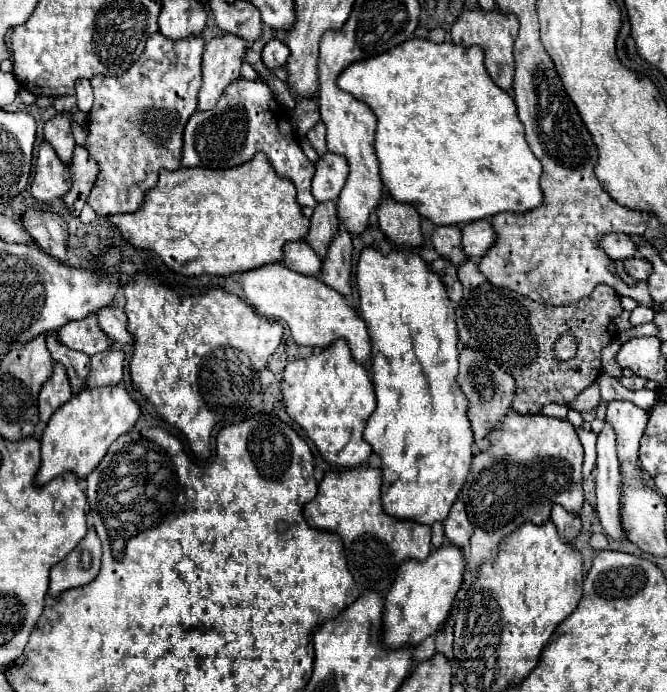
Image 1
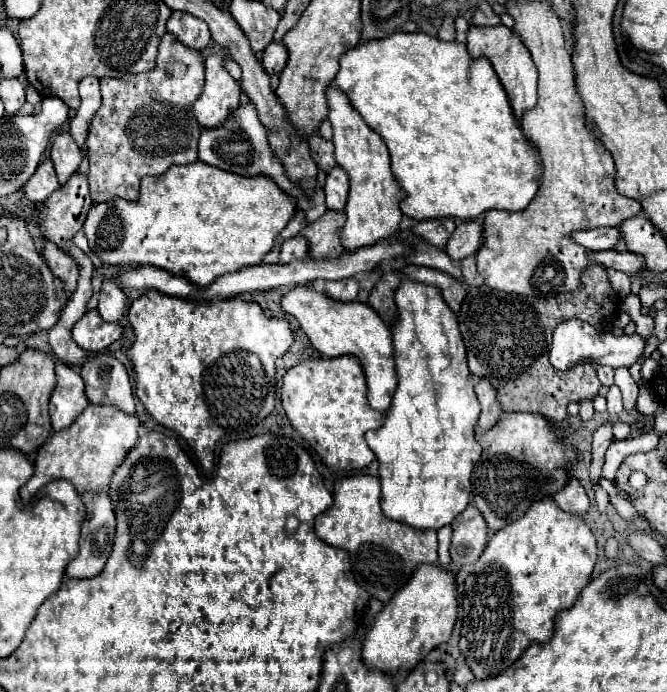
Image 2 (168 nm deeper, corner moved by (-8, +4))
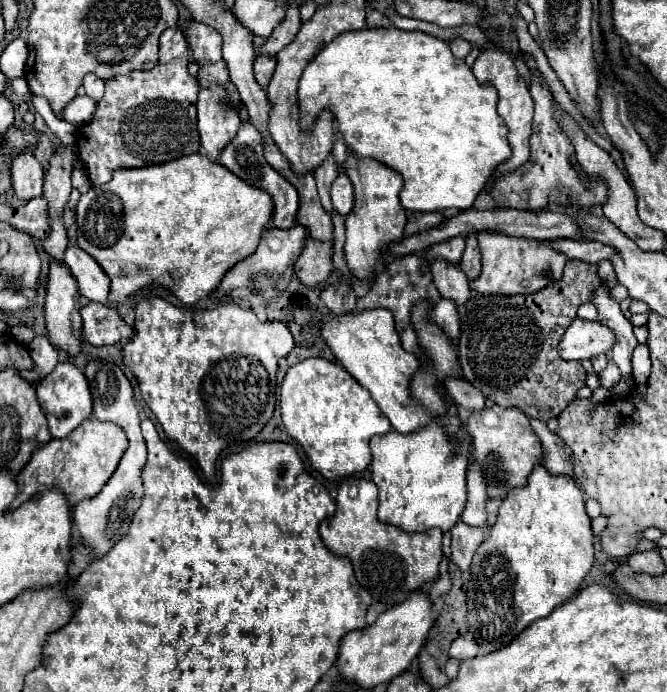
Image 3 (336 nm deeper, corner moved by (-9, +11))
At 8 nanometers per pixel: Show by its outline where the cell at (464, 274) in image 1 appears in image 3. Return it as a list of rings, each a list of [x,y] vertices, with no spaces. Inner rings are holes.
[[[474,232],[466,236],[466,252],[460,258],[458,266],[466,272],[468,280],[476,280],[480,276],[480,252],[478,252],[478,242]]]

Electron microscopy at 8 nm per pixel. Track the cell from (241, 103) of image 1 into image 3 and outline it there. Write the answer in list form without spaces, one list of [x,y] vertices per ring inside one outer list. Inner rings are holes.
[[[244,120],[240,124],[240,130],[234,136],[234,140],[222,148],[222,152],[218,156],[218,162],[222,166],[226,166],[230,172],[234,172],[238,178],[242,178],[246,184],[262,188],[262,190],[266,190],[272,196],[272,200],[274,200],[274,220],[272,220],[272,224],[276,228],[292,228],[292,226],[296,226],[296,222],[298,222],[296,220],[296,214],[298,214],[298,192],[284,176],[280,176],[276,170],[272,170],[270,164],[264,160],[262,136],[260,136],[260,132],[254,128],[254,124],[250,120]]]

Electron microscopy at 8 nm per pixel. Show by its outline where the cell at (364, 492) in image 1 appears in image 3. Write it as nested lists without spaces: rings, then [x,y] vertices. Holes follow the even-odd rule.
[[[348,476],[338,486],[334,516],[320,522],[320,536],[332,552],[336,552],[338,556],[350,558],[350,562],[354,566],[356,580],[372,594],[374,600],[384,602],[386,606],[394,606],[394,604],[402,602],[408,592],[424,588],[426,584],[436,580],[438,564],[442,560],[442,530],[430,528],[426,532],[406,532],[394,524],[380,522],[376,512],[378,512],[378,488],[376,488],[376,484],[368,478]]]

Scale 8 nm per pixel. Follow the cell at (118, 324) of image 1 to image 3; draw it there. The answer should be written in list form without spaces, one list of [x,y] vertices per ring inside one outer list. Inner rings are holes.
[[[68,244],[68,250],[64,254],[64,264],[70,268],[72,276],[78,280],[82,296],[86,296],[92,302],[108,304],[110,296],[110,278],[102,272],[98,262],[88,256],[82,248]]]

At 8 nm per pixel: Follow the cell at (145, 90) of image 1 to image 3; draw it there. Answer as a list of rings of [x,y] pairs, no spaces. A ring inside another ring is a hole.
[[[178,26],[168,28],[160,36],[160,58],[158,66],[148,72],[130,72],[128,76],[114,76],[106,80],[104,98],[98,102],[92,120],[76,130],[76,144],[80,160],[88,170],[92,186],[102,186],[112,178],[114,170],[140,168],[150,164],[162,164],[186,154],[198,152],[200,136],[196,128],[196,96],[200,84],[198,78],[188,72],[188,44]]]

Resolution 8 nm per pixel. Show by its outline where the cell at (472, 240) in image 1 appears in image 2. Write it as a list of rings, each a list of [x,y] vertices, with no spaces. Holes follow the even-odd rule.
[[[465,221],[457,225],[453,235],[447,241],[447,255],[453,261],[461,261],[467,255],[475,255],[477,247],[481,245],[481,223],[477,221]]]

